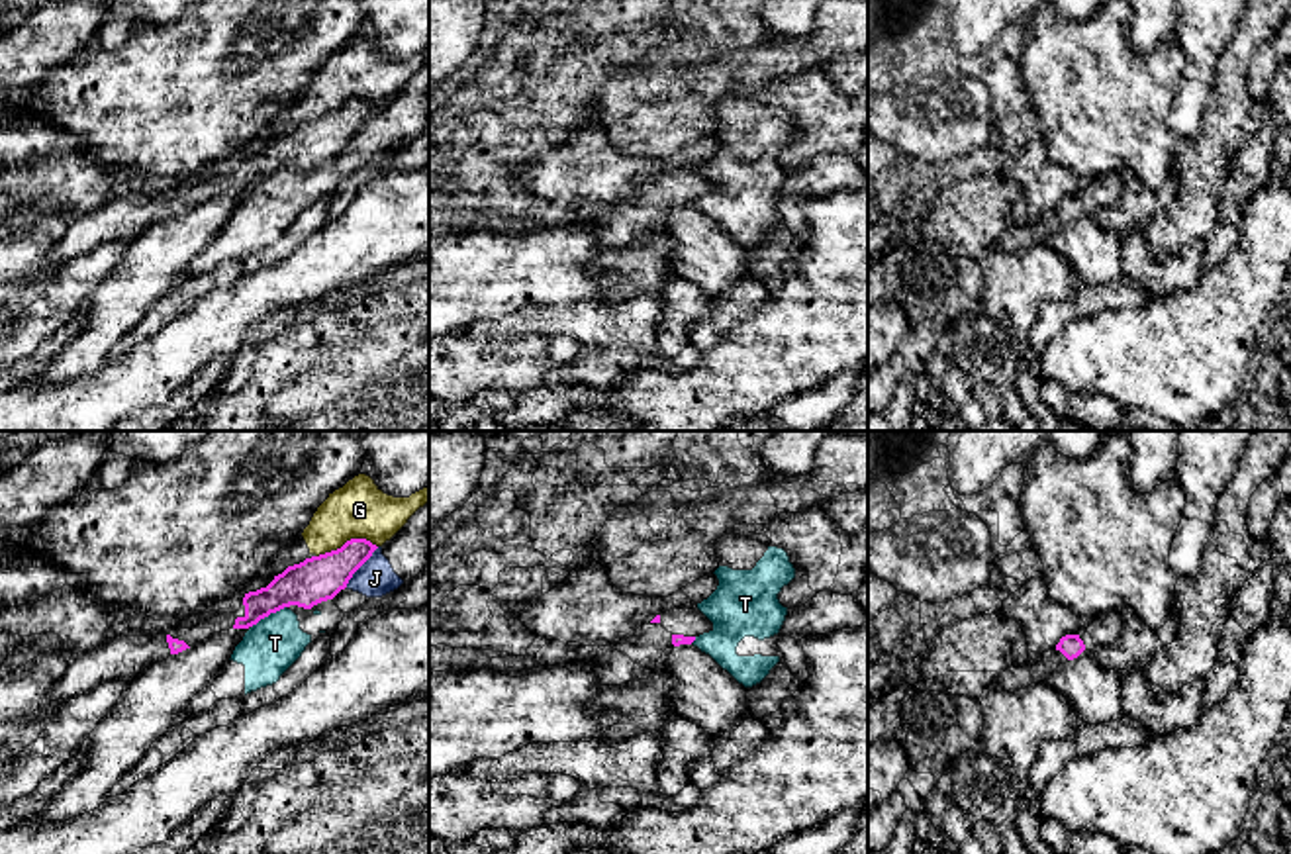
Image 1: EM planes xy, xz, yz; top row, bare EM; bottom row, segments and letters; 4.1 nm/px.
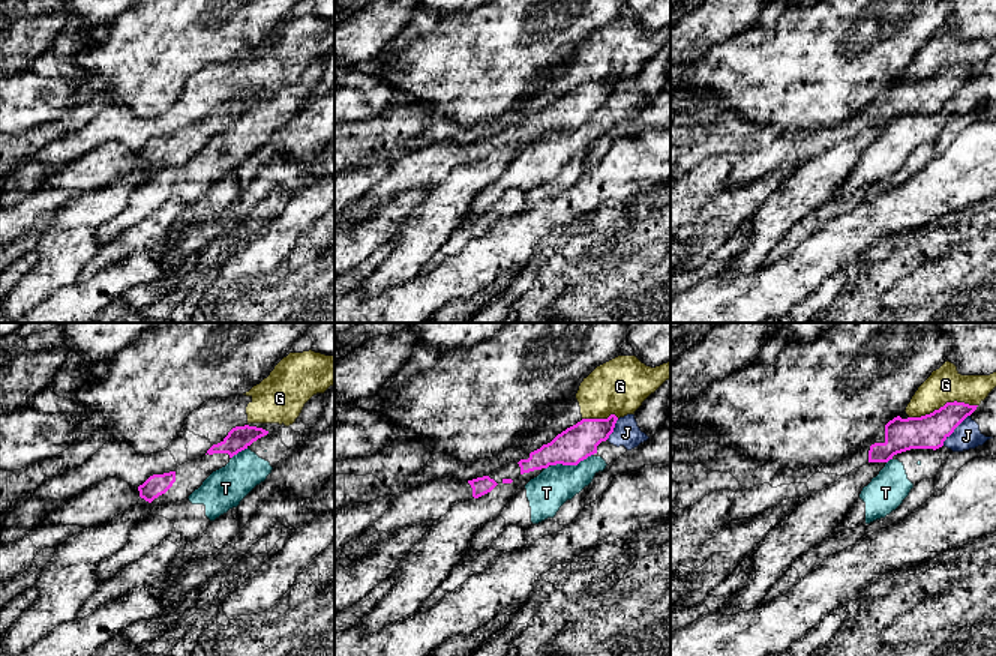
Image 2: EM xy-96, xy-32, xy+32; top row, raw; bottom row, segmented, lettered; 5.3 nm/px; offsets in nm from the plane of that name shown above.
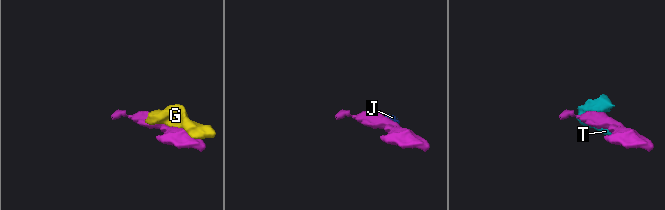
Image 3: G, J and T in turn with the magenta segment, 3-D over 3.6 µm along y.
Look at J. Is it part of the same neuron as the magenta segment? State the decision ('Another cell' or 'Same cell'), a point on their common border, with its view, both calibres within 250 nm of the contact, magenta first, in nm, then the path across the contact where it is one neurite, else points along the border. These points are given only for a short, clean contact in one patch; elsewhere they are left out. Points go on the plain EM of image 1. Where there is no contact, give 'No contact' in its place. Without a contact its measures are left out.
Another cell. Touches magenta at xy (361, 126). Thickness 190 nm (magenta) against 160 nm. Boundary: xy (379, 108), (345, 147)

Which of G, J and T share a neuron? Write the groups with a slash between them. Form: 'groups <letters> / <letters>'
groups G / J T

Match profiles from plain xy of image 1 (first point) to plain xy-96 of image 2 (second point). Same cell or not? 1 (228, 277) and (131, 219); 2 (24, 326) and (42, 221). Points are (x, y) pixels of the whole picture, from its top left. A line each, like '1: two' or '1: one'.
1: two
2: one

